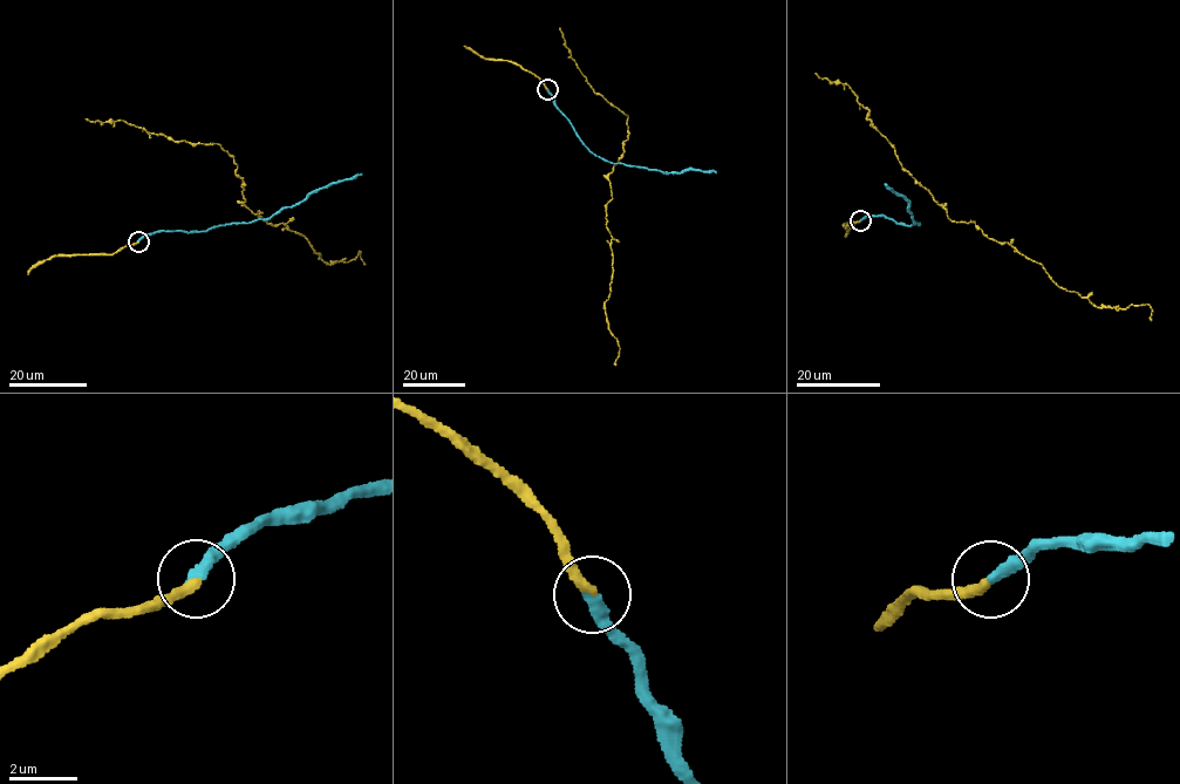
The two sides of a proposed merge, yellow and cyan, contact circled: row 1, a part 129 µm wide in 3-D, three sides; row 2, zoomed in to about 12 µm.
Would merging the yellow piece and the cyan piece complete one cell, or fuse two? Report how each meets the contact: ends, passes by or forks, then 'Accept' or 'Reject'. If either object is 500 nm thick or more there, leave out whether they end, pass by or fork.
At the ring yellow ends. At the ring cyan ends. Accept

